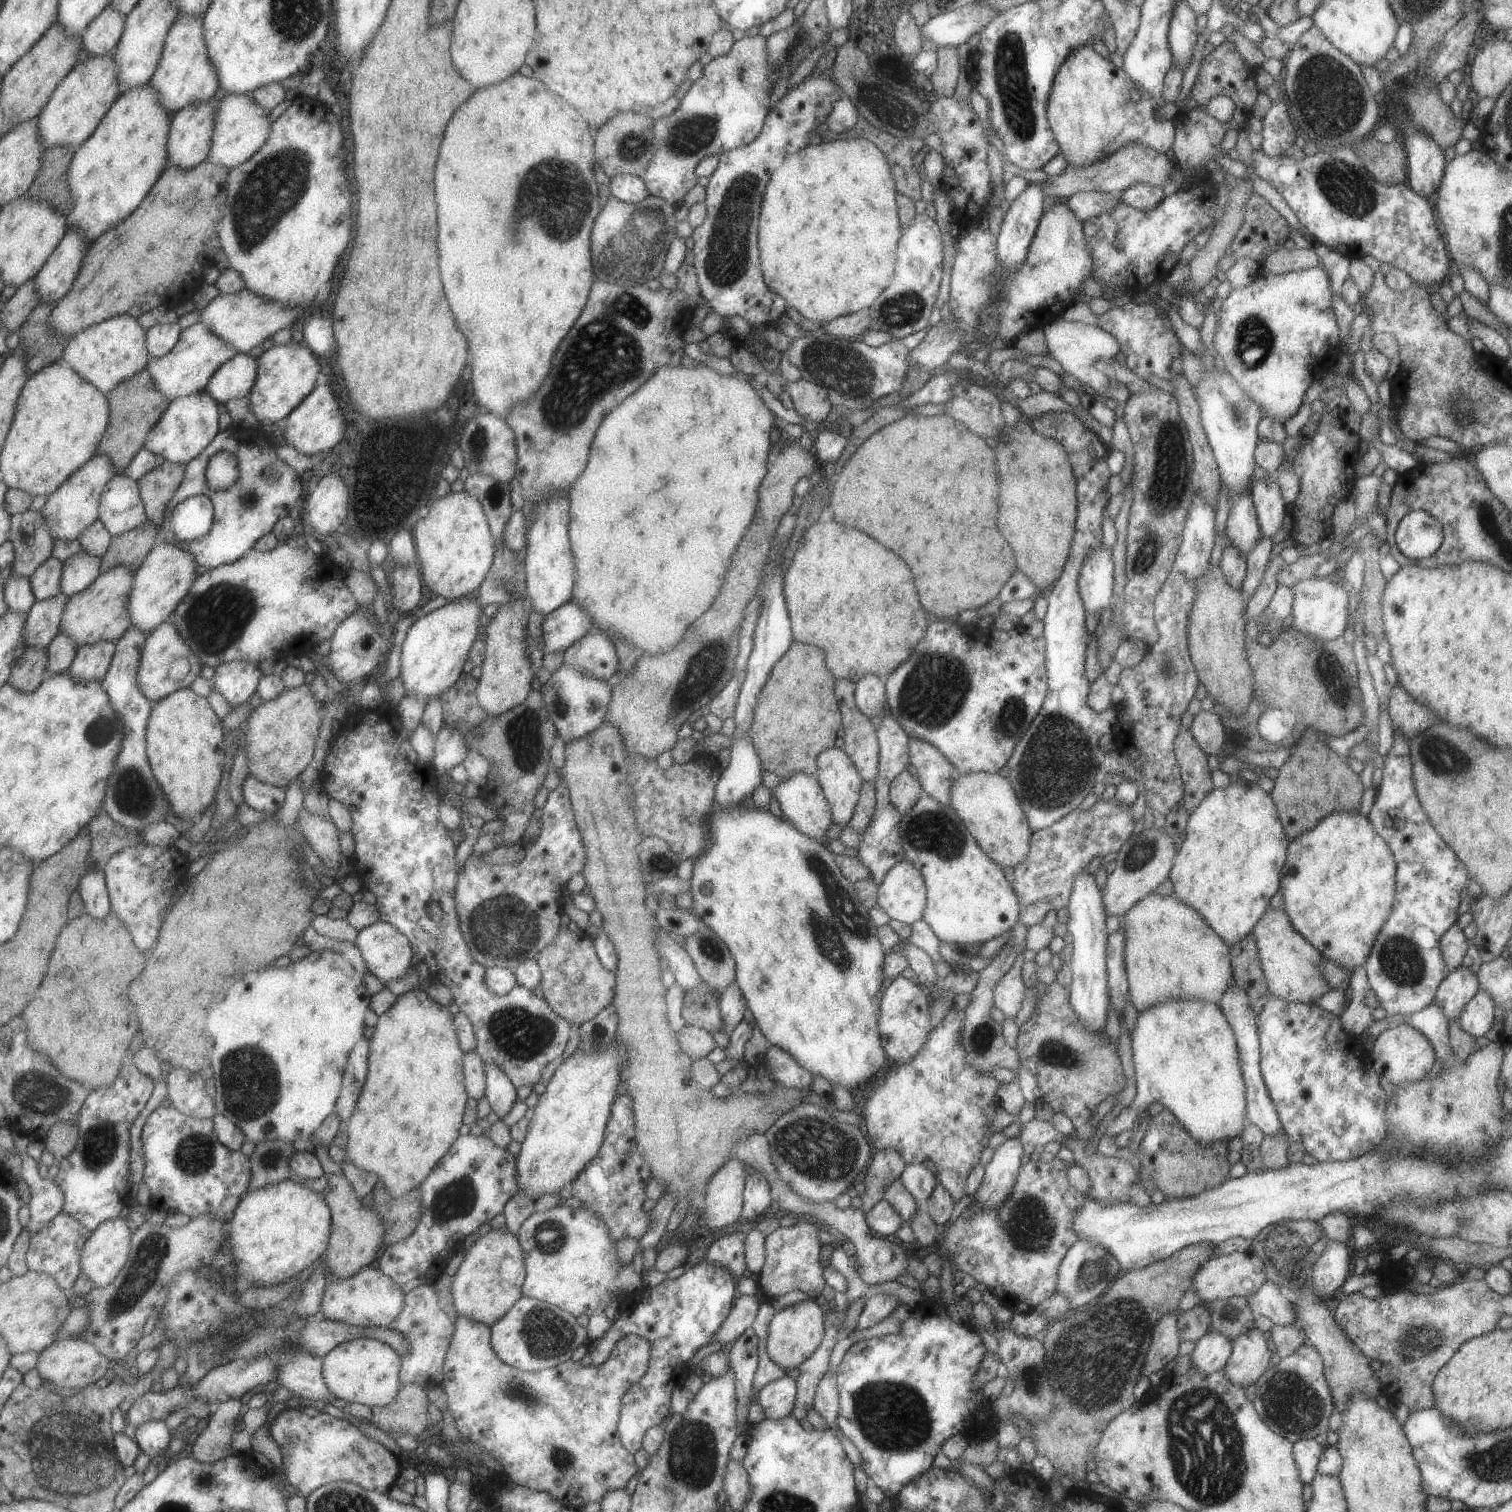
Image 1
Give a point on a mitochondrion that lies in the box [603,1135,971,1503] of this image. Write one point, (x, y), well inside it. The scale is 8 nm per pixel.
(890, 1417)

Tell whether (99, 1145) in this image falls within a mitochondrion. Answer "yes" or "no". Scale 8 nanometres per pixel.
yes

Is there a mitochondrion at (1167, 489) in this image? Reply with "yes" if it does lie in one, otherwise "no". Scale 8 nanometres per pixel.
yes

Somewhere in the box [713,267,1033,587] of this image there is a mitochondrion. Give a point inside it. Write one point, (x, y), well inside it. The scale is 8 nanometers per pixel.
(855, 376)

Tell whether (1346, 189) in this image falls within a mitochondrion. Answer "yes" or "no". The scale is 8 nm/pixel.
yes

